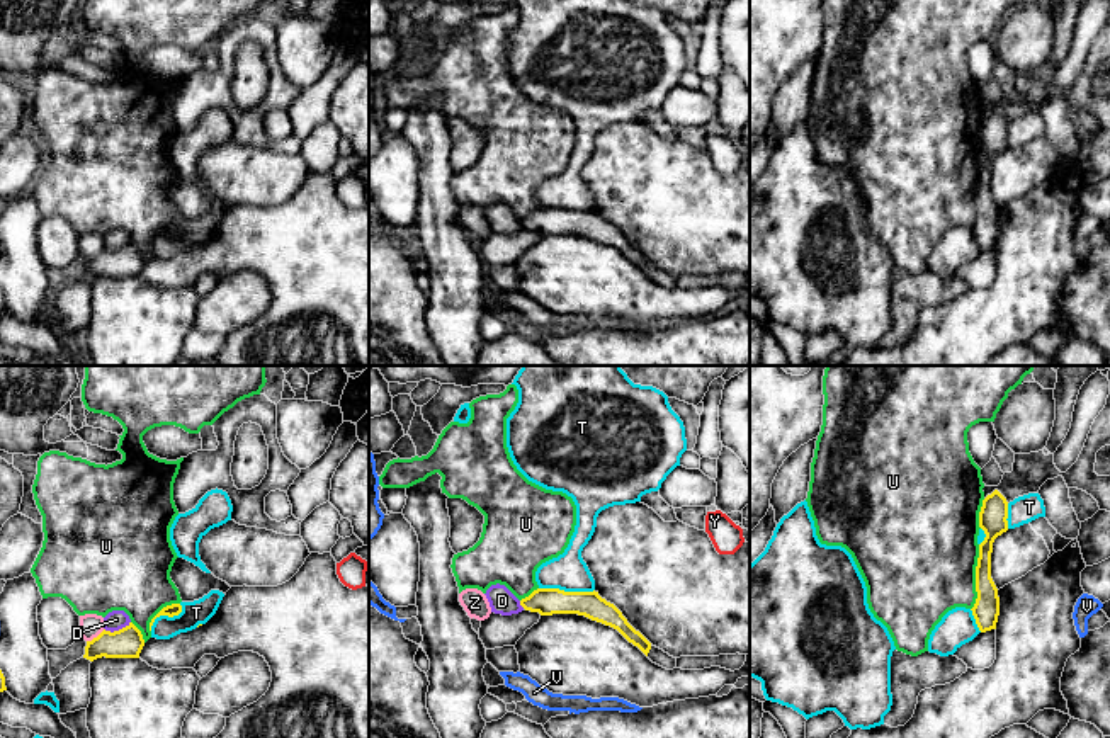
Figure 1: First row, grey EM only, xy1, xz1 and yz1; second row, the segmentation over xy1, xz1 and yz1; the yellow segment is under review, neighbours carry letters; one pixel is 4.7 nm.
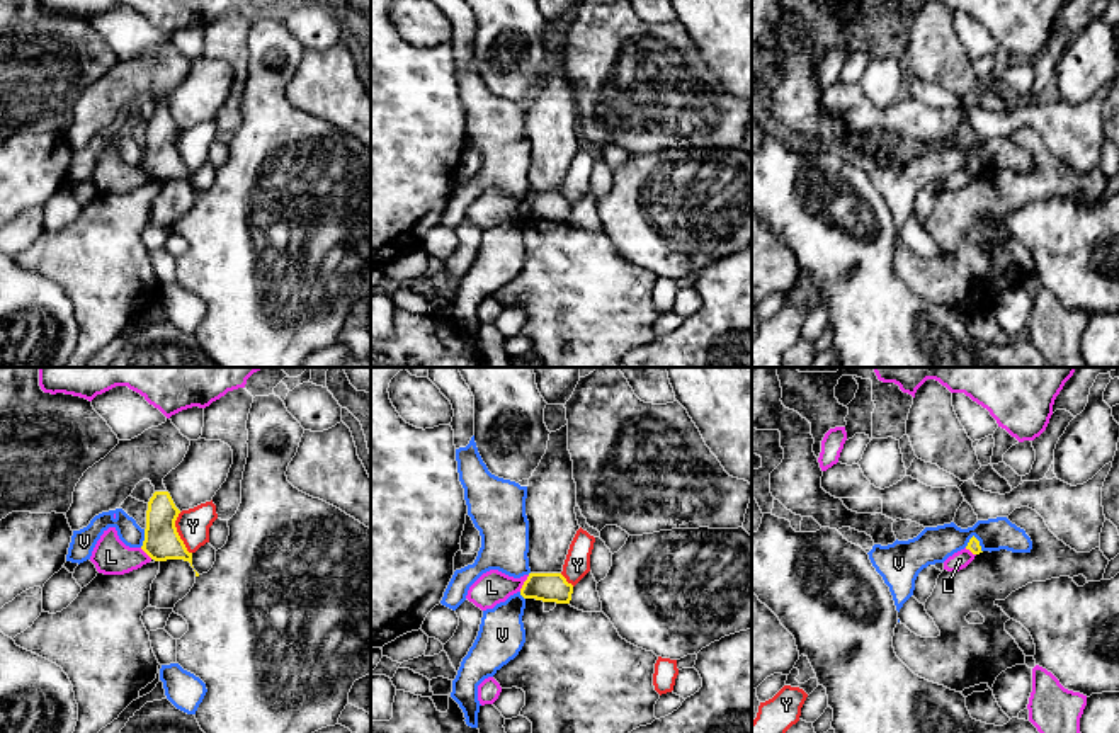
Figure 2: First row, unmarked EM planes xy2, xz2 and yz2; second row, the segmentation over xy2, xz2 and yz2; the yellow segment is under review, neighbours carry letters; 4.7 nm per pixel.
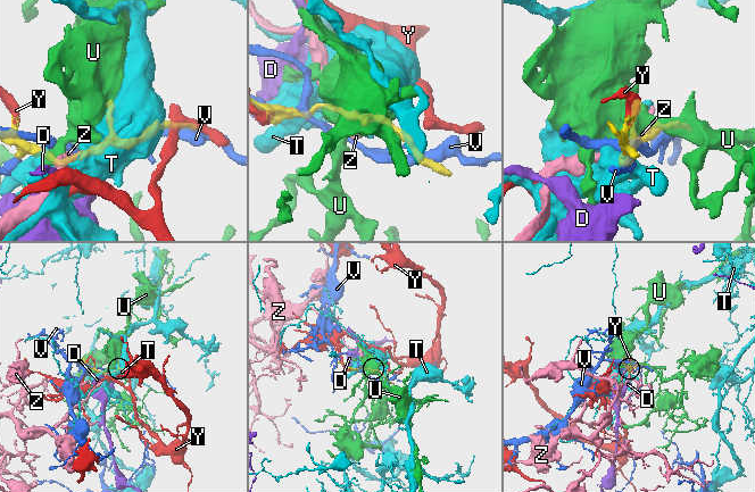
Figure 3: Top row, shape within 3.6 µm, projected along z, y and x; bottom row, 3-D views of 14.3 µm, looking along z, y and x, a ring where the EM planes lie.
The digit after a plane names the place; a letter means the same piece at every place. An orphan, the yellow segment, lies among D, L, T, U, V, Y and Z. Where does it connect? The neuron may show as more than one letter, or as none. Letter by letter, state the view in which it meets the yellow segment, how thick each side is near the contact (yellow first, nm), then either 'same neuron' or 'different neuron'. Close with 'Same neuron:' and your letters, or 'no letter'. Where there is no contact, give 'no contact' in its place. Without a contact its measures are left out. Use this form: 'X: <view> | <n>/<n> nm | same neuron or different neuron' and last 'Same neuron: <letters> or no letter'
D: xy1 | 140/90 nm | different neuron
L: xz2 | 140/160 nm | different neuron
T: xz1 | 130/180 nm | different neuron
U: yz1 | 130/480 nm | different neuron
V: yz2 | 60/180 nm | different neuron
Y: xy2 | 170/160 nm | different neuron
Z: xy1 | 140/110 nm | different neuron
Same neuron: no letter

